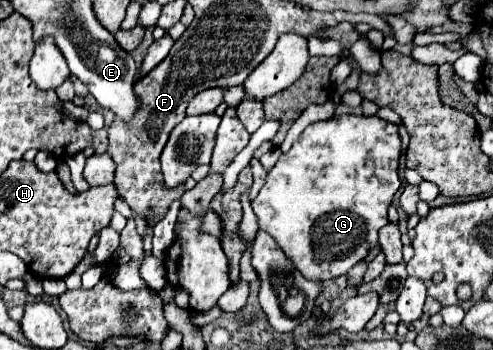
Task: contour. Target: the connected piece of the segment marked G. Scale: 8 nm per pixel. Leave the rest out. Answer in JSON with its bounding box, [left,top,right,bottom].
[252,114,400,280]

